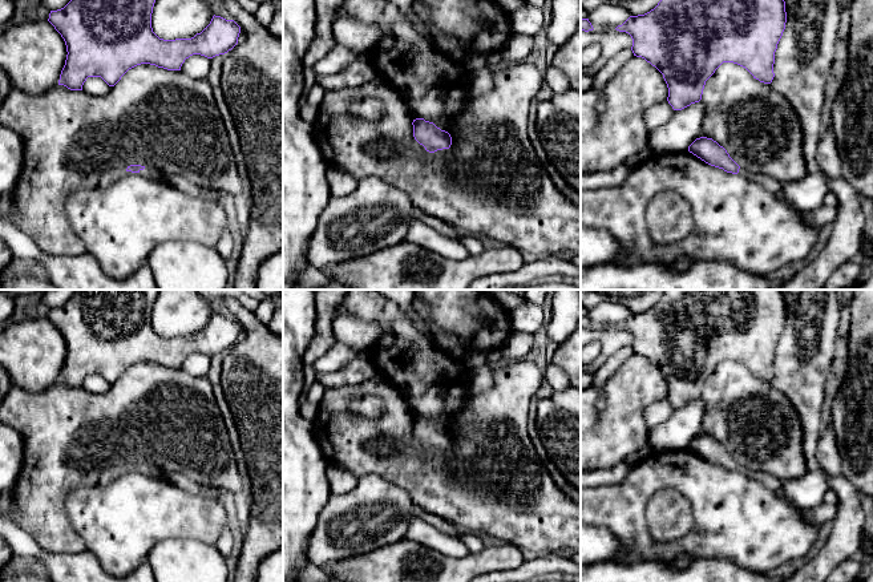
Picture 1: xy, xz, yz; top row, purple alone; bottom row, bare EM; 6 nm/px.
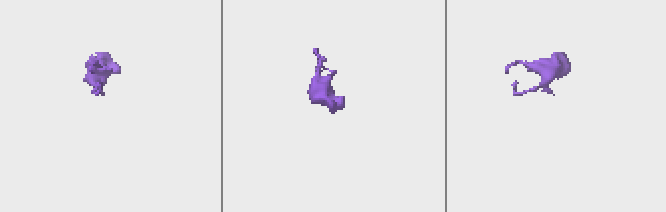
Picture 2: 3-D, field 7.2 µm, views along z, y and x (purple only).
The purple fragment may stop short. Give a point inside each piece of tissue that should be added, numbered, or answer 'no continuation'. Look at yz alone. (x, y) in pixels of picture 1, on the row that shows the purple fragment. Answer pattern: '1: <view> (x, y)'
1: yz (770, 184)

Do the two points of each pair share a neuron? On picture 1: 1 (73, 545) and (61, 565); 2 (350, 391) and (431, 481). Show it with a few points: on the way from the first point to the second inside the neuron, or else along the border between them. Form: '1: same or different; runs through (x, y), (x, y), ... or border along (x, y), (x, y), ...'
1: different; border along (85, 549), (77, 553), (51, 556)
2: same; runs through (350, 417), (382, 449), (391, 451), (404, 461)

